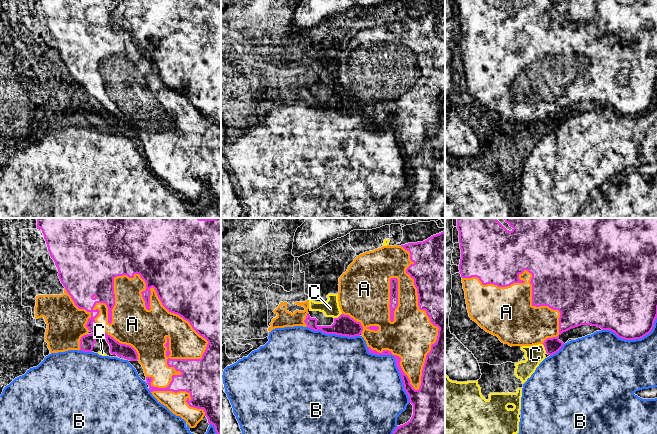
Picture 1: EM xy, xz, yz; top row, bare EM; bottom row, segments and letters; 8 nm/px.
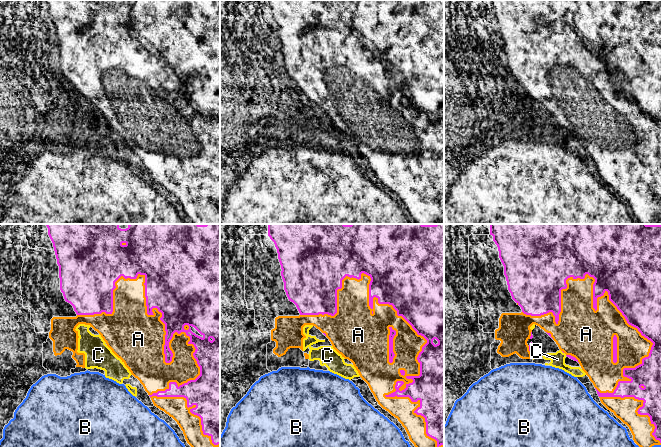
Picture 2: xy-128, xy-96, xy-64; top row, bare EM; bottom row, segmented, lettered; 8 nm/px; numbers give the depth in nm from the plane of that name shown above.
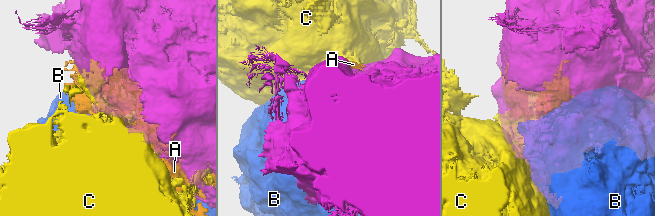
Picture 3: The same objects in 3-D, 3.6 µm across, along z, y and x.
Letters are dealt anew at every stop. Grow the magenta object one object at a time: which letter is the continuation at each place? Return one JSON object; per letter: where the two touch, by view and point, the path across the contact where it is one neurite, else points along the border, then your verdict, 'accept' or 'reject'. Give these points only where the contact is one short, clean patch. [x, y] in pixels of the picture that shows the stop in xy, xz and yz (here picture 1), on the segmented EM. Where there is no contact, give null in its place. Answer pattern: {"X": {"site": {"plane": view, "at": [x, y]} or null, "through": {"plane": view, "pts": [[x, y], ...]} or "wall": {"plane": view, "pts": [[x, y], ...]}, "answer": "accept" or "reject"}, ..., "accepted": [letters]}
{"A": {"site": {"plane": "xy", "at": [181, 316]}, "answer": "accept"}, "B": {"site": {"plane": "xz", "at": [396, 365]}, "answer": "reject"}, "C": {"site": {"plane": "yz", "at": [545, 348]}, "answer": "reject"}, "accepted": ["A"]}

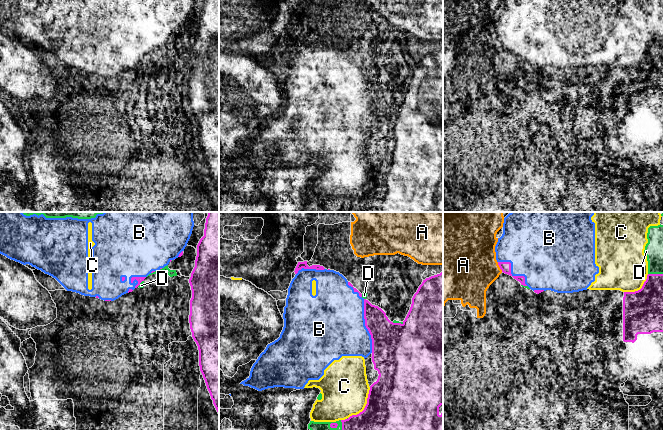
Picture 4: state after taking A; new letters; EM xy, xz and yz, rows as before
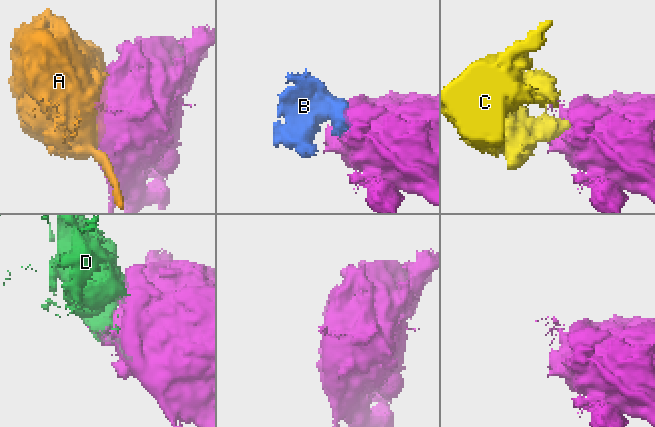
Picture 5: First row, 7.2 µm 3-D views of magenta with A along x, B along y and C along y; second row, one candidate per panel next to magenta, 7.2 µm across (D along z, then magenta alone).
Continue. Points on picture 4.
{"A": {"site": {"plane": "yz", "at": [499, 266]}, "answer": "reject"}, "B": {"site": {"plane": "xz", "at": [365, 325]}, "answer": "reject"}, "C": {"site": {"plane": "xz", "at": [365, 406]}, "answer": "reject"}, "D": {"site": {"plane": "xz", "at": [333, 427]}, "answer": "reject"}, "accepted": []}

